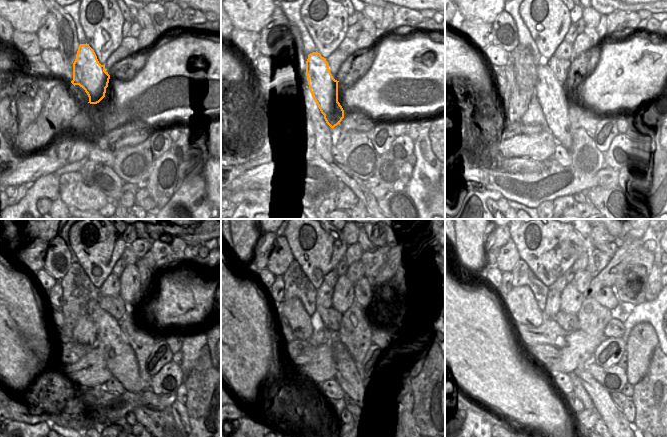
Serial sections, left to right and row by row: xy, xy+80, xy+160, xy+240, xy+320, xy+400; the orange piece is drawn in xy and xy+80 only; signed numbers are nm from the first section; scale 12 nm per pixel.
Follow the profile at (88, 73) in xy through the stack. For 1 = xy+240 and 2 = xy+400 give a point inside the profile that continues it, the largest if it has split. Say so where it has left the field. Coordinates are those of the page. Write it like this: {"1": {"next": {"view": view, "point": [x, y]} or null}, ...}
{"1": {"next": {"view": "xy+240", "point": [119, 357]}}, "2": {"next": {"view": "xy+400", "point": [609, 413]}}}

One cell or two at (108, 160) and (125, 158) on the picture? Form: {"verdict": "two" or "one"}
{"verdict": "two"}

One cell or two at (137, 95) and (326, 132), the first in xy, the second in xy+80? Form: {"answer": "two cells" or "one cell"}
{"answer": "two cells"}

